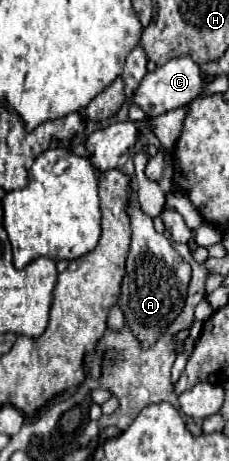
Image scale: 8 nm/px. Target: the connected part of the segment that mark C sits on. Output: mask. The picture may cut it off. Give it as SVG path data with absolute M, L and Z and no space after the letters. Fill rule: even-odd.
M177 57L177 59L171 59L165 65L157 67L153 73L147 73L143 77L143 81L139 83L139 87L135 89L131 101L137 107L141 107L147 115L157 117L157 115L173 111L181 105L191 103L203 91L203 87L205 87L205 81L199 71L199 65L191 57Z

